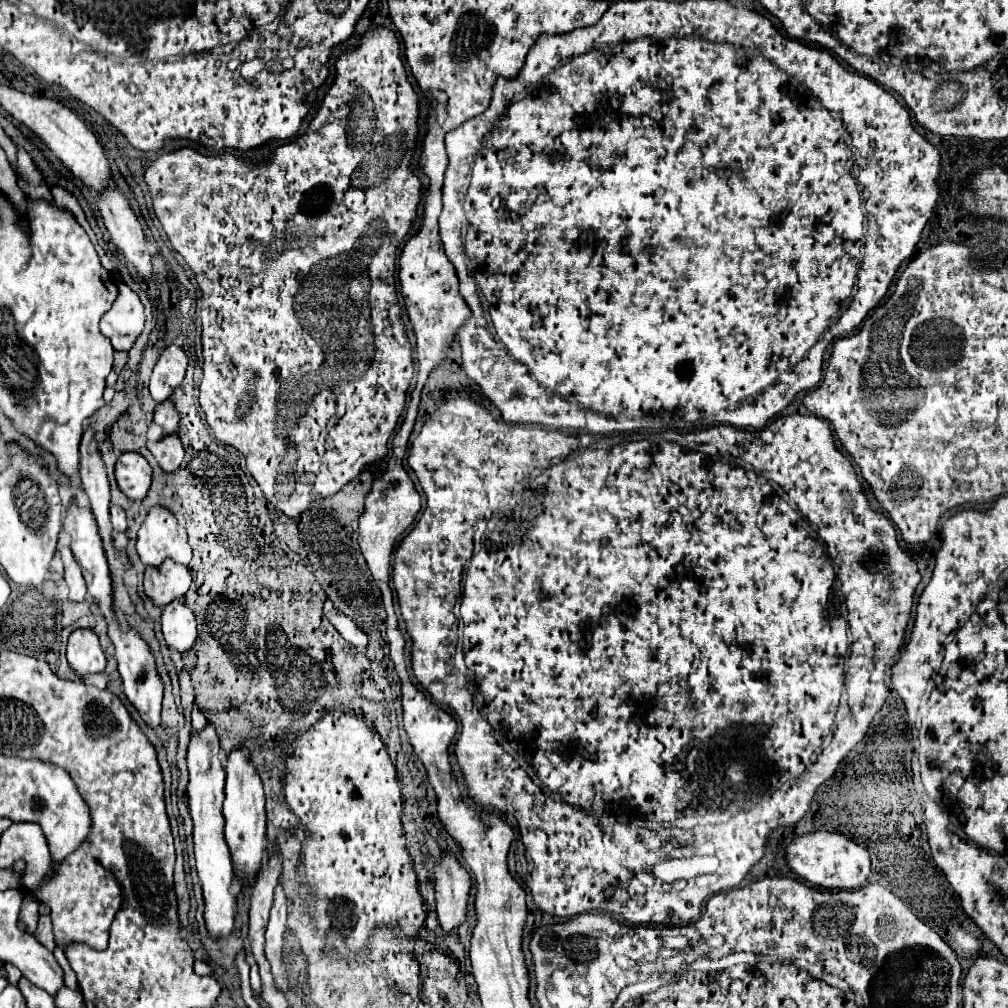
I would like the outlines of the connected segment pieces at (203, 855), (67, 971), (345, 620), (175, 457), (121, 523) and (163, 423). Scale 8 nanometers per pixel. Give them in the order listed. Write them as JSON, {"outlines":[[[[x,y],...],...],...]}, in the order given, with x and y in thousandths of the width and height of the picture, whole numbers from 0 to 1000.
{"outlines":[[[[206,719],[198,729],[190,729],[187,741],[187,793],[188,793],[188,807],[192,814],[192,848],[194,848],[194,862],[202,884],[202,914],[206,928],[210,932],[226,930],[232,924],[234,914],[234,888],[228,886],[228,876],[232,872],[228,844],[222,834],[222,809],[220,809],[220,795],[222,795],[222,761],[216,751],[218,737],[210,719]]],[[[56,938],[56,941],[54,941],[53,945],[56,953],[61,958],[63,964],[63,975],[64,978],[71,981],[71,982],[77,982],[77,973],[74,964],[71,962],[67,952],[65,951],[63,943]]],[[[327,596],[321,598],[321,610],[325,612],[325,616],[333,622],[333,626],[335,626],[347,640],[351,640],[351,642],[357,644],[357,646],[365,640],[363,628],[361,628],[347,612],[343,612],[343,610],[337,608],[337,606],[333,606]]],[[[173,432],[173,434],[163,434],[163,436],[155,438],[155,439],[149,439],[149,438],[147,438],[147,445],[149,445],[149,449],[153,451],[155,459],[157,459],[165,469],[173,469],[173,467],[179,463],[181,455],[183,455],[183,445],[181,445],[181,439],[179,439],[177,432]]],[[[109,503],[109,513],[111,513],[111,521],[113,527],[125,527],[125,511],[121,507],[121,503]]],[[[165,398],[163,402],[155,404],[155,408],[153,408],[153,420],[159,422],[165,432],[173,432],[177,428],[177,418],[179,418],[179,412],[173,406],[171,398]]]]}

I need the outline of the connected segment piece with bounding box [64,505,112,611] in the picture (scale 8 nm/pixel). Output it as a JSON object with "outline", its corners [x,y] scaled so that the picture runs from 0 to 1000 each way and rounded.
{"outline":[[[71,501],[67,505],[67,511],[63,513],[63,525],[69,529],[71,533],[71,549],[77,557],[77,561],[81,563],[81,570],[83,570],[83,576],[87,580],[87,590],[89,592],[95,592],[99,596],[99,602],[101,606],[107,606],[109,604],[109,586],[111,586],[111,578],[109,578],[109,566],[107,566],[107,559],[105,559],[105,553],[103,553],[103,545],[101,545],[101,537],[99,537],[99,531],[97,531],[97,525],[95,525],[95,517],[89,509],[87,503],[77,503],[77,501]]]}

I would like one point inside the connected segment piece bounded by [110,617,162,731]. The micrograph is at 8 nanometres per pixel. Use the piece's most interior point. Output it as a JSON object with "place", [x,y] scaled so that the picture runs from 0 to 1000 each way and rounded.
{"place":[142,683]}

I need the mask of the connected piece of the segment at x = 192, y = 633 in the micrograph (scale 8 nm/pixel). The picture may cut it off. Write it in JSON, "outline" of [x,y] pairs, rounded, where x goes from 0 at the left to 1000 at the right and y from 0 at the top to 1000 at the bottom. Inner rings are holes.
{"outline":[[[179,594],[163,602],[159,618],[165,642],[171,642],[179,648],[190,644],[190,640],[194,638],[194,614]]]}

